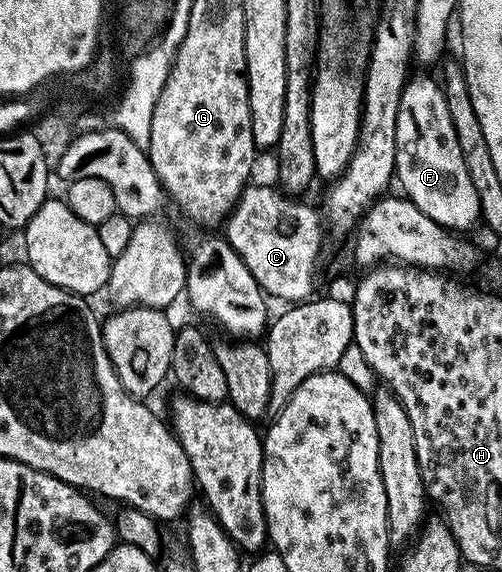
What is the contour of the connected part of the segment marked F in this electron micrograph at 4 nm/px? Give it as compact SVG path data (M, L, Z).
M412 76L403 86L401 103L397 111L397 155L395 156L394 180L399 181L402 196L412 201L429 219L452 231L467 231L480 224L477 190L465 167L465 159L461 159L461 146L457 143L457 131L453 131L453 119L449 119L447 97L443 94L443 86L431 77Z

